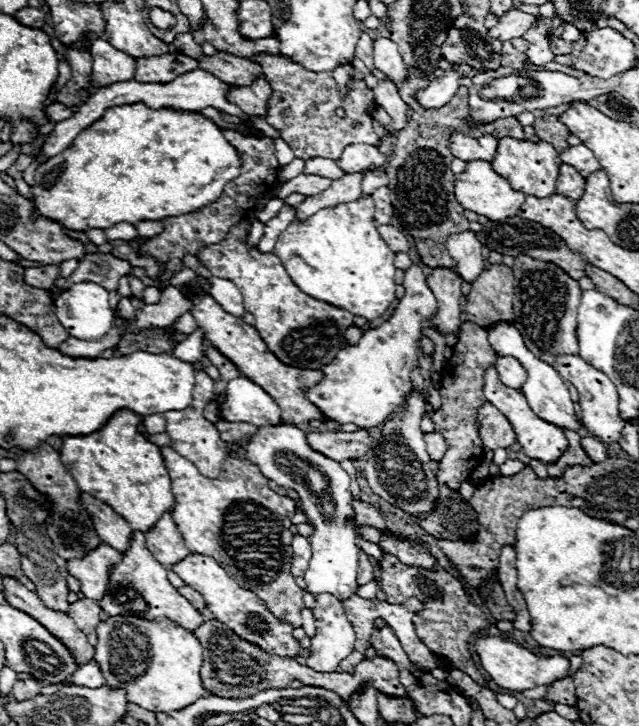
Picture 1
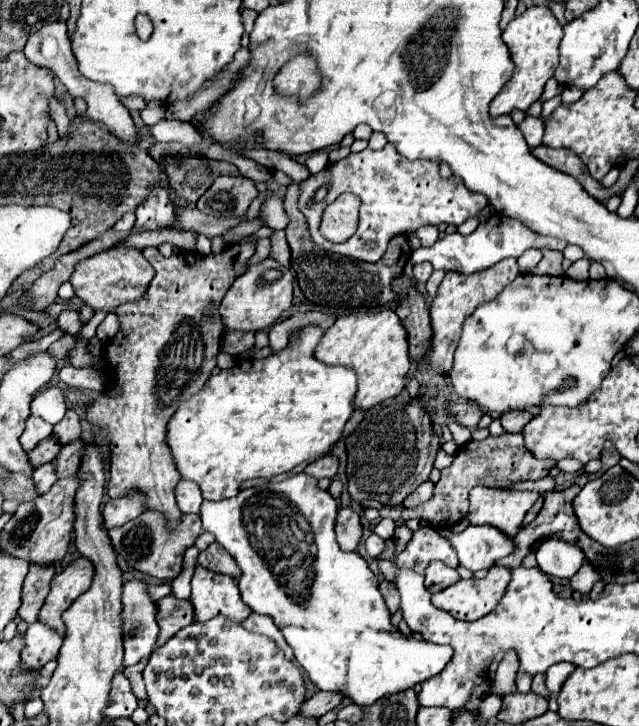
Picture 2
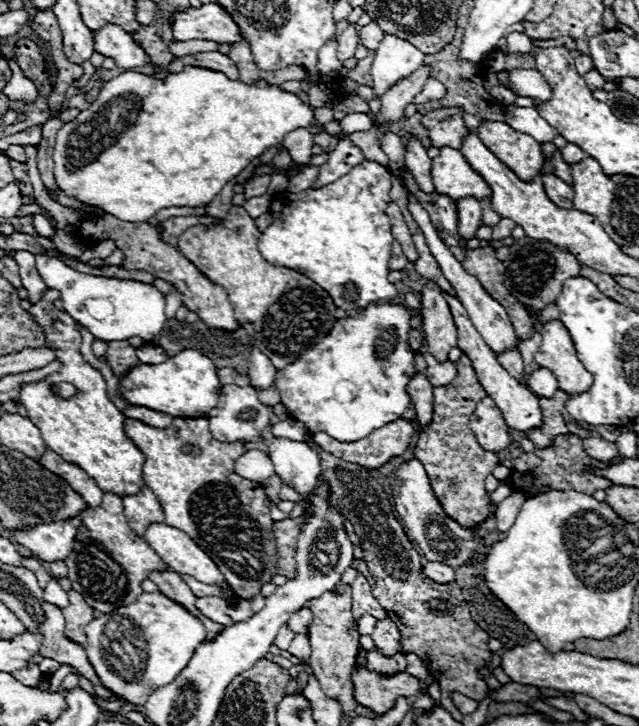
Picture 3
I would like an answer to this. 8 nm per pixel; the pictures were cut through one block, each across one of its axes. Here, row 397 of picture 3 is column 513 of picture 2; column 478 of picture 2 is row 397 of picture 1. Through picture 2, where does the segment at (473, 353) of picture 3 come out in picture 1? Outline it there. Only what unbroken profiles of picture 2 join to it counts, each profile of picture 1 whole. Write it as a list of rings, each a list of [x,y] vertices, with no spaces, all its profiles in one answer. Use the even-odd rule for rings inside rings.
[[[490,366],[490,368],[484,372],[484,396],[486,396],[486,400],[488,400],[490,404],[498,406],[498,410],[504,412],[504,416],[512,422],[514,432],[516,432],[516,440],[518,440],[518,444],[524,448],[524,454],[526,454],[526,456],[538,458],[538,460],[542,460],[544,464],[552,464],[552,462],[556,462],[556,460],[562,456],[562,452],[568,448],[568,440],[566,440],[562,428],[558,428],[556,424],[550,424],[550,422],[544,422],[542,418],[538,418],[538,416],[530,410],[530,406],[528,406],[528,402],[526,402],[526,398],[524,398],[522,392],[518,392],[518,390],[514,390],[514,388],[508,388],[508,386],[504,386],[504,384],[500,382],[498,372],[496,372],[494,366]]]

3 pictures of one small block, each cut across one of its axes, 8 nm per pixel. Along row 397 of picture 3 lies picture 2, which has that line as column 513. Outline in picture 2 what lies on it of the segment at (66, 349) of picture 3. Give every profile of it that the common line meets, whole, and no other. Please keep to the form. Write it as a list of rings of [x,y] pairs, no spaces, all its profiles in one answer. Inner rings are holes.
[[[530,6],[526,8],[526,12],[522,12],[508,24],[508,28],[502,32],[502,38],[510,50],[516,68],[510,82],[490,104],[492,116],[510,114],[514,108],[526,112],[528,106],[540,98],[544,84],[554,76],[554,68],[558,64],[558,44],[562,40],[562,34],[564,30],[548,6]]]

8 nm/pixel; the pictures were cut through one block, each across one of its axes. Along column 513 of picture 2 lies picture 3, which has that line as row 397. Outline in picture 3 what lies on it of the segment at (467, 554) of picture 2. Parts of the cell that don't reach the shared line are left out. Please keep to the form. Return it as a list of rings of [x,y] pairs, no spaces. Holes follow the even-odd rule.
[[[538,368],[528,376],[528,388],[540,398],[552,398],[558,392],[558,380],[548,368]]]

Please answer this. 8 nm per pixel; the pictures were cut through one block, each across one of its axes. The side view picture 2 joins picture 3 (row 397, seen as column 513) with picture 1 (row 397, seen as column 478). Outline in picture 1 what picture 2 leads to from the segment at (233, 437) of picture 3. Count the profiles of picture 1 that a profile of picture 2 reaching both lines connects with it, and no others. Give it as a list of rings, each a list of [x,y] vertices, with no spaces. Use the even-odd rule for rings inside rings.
[[[244,376],[228,382],[224,404],[220,404],[220,418],[254,426],[274,426],[282,422],[280,408],[272,396]]]

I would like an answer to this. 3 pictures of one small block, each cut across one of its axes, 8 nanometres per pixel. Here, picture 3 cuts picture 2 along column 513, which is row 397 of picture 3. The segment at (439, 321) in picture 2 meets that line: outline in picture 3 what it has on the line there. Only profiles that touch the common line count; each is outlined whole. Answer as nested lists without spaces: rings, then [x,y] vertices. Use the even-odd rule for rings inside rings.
[[[270,386],[268,390],[256,390],[256,394],[260,396],[260,402],[264,402],[268,406],[280,404],[280,392],[276,390],[276,386]]]

